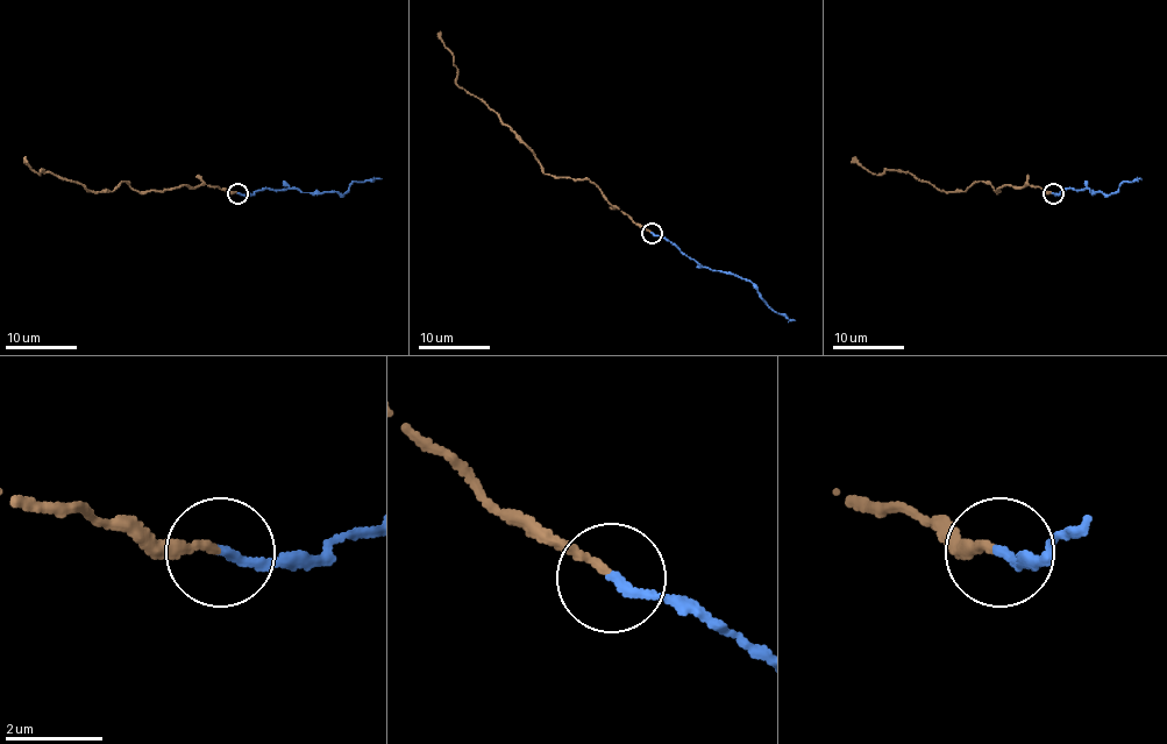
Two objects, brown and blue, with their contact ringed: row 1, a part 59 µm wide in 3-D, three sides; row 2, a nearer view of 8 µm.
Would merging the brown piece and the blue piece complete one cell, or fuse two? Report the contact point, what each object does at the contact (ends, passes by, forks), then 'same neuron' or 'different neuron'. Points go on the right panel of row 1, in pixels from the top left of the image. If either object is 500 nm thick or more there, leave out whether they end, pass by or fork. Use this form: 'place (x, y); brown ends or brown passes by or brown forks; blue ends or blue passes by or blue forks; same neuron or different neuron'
place (1053, 193); brown ends; blue ends; same neuron

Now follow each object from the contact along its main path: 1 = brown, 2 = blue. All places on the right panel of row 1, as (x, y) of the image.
1: (1052, 192), (1027, 184), (996, 191), (979, 181), (965, 191), (939, 191), (905, 172), (873, 175), (852, 158)
2: (1052, 192), (1086, 189), (1104, 195), (1117, 191), (1124, 182), (1140, 178)

